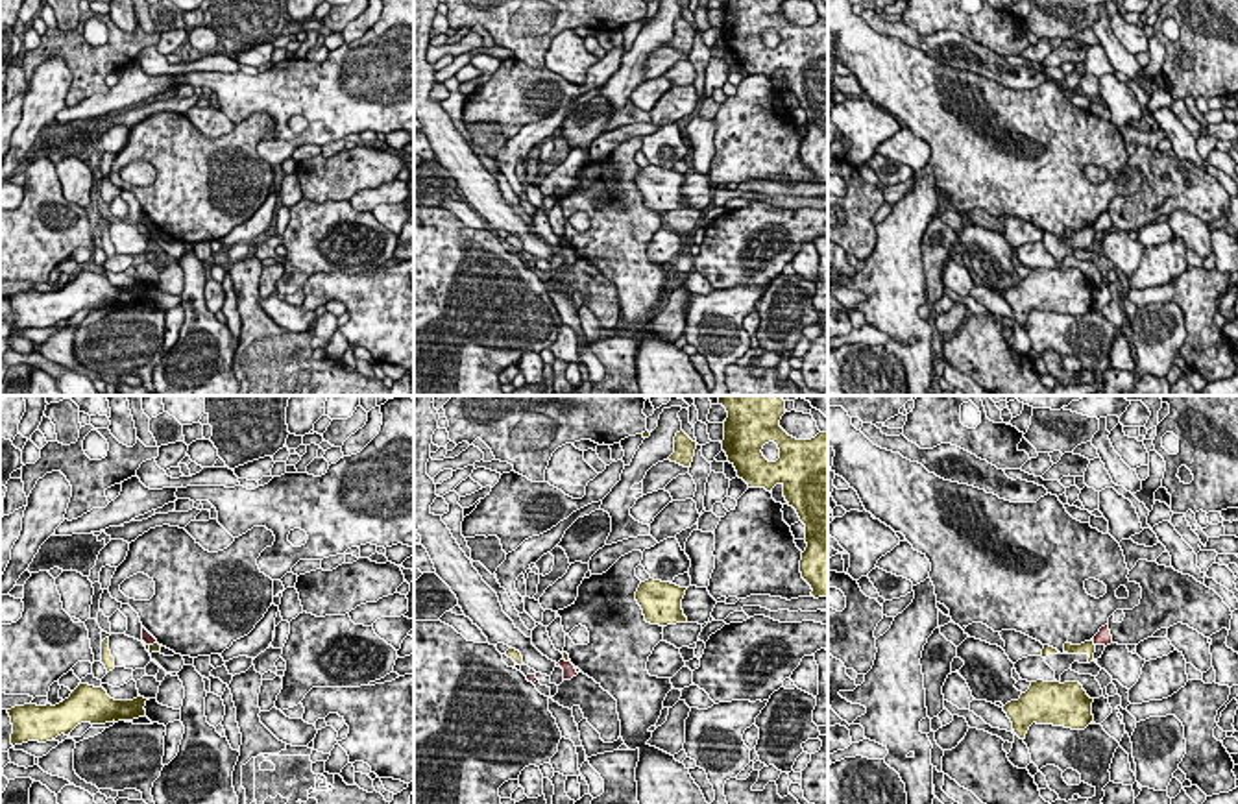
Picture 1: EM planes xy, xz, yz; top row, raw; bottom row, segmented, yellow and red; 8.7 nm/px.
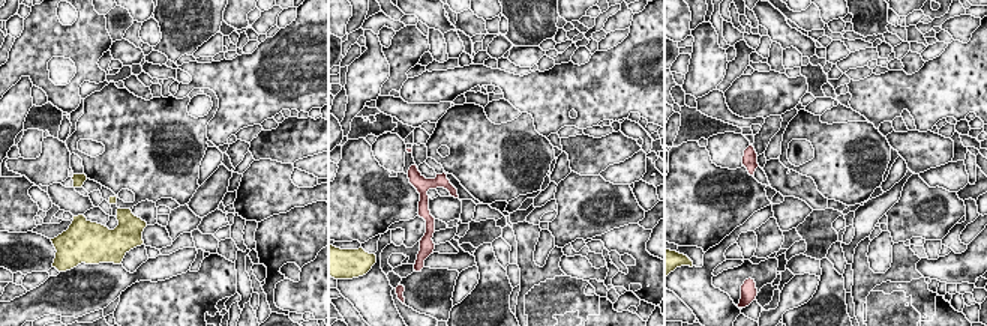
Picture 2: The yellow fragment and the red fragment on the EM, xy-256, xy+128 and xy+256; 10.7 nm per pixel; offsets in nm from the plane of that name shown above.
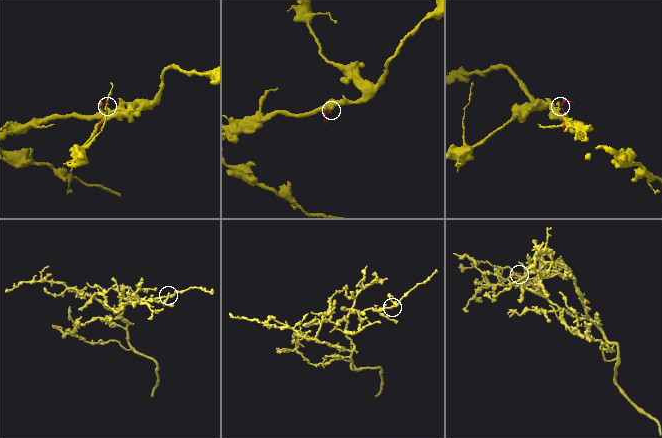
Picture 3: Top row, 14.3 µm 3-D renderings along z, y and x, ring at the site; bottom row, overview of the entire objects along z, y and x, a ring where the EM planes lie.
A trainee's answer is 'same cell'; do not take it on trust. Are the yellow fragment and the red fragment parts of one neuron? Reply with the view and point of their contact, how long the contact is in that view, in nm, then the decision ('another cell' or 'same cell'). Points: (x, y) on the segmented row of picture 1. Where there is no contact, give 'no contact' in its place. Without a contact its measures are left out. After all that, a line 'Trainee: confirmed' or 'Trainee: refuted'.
yz (1092, 644) | 70 nm | another cell
Trainee: refuted

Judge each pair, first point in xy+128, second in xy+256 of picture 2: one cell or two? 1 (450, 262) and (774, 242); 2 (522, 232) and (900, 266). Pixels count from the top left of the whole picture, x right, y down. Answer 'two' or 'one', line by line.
1: two
2: one

